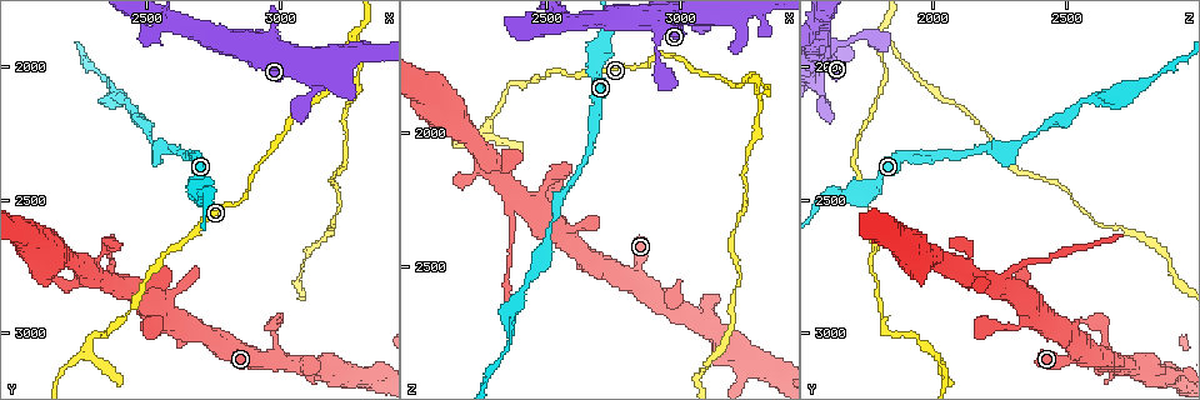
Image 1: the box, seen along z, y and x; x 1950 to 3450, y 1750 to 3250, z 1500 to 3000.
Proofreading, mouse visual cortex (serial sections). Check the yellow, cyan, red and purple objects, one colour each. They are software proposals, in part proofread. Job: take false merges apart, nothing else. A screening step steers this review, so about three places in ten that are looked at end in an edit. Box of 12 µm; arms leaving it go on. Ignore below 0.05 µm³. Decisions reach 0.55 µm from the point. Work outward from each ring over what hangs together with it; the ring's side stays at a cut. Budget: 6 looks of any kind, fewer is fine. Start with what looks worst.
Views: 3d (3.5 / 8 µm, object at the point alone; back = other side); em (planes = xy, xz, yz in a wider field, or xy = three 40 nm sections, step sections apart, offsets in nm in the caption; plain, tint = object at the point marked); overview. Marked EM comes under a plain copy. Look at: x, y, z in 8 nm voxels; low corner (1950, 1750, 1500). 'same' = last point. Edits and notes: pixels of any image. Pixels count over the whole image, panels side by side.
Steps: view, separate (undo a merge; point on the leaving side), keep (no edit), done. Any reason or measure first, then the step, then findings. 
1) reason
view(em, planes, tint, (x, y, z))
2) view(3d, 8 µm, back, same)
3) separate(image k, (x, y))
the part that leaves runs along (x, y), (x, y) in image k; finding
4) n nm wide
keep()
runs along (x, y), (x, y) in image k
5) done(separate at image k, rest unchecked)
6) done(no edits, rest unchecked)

arms part here
view(3d, 3.5 µm, (3270, 1900, 1810))

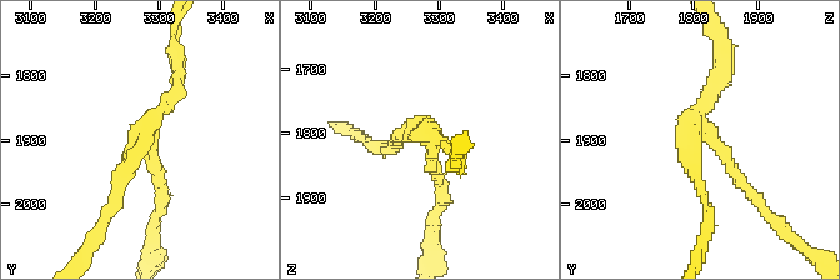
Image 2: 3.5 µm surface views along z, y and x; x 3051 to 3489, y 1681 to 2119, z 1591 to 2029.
3 arms; arms of 150, 150, 200 nm
view(em, xy, step 1, tint, (3280, 1895, 1805))

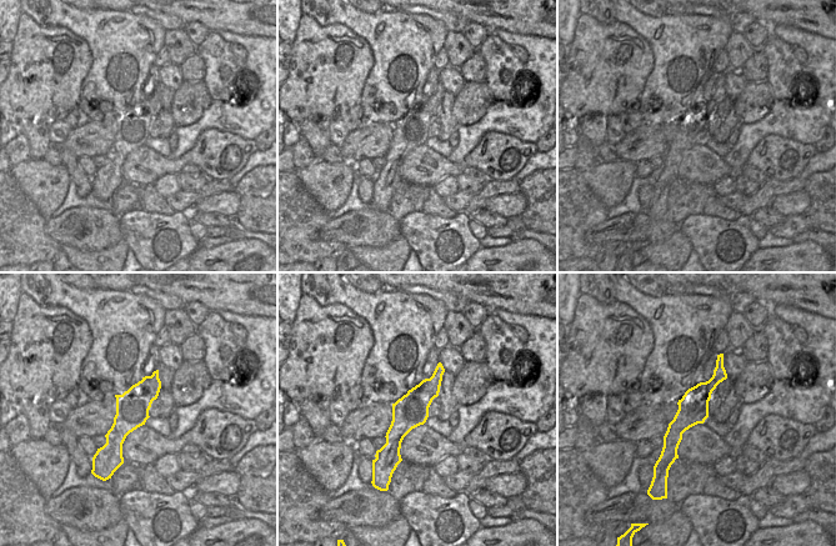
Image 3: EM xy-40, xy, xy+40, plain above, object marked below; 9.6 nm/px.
view(em, xy, step 2, tint, same)

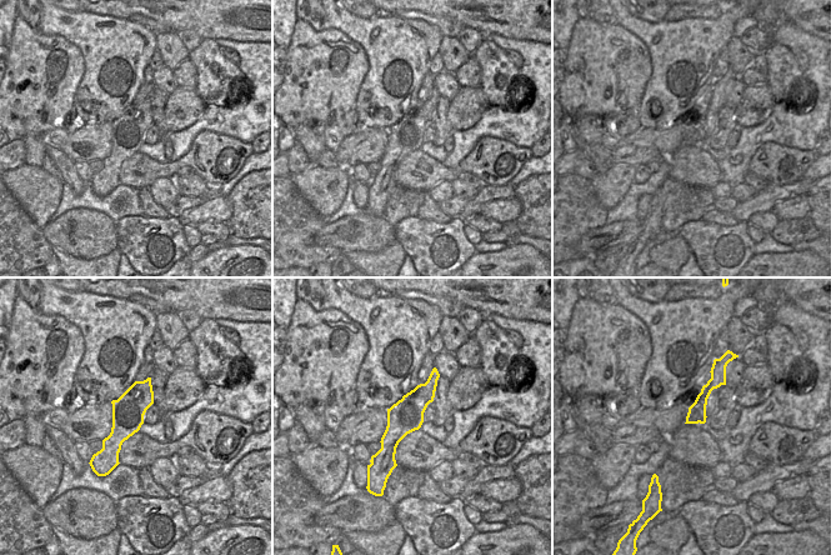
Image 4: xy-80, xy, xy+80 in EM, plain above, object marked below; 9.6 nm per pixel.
separate(image 2, (736, 173))
the part that leaves runs along (708, 138), (788, 234) in image 2; two cells meet here

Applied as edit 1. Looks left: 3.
side arm on a straight run
view(3d, 8 µm, (2850, 3080, 2560))

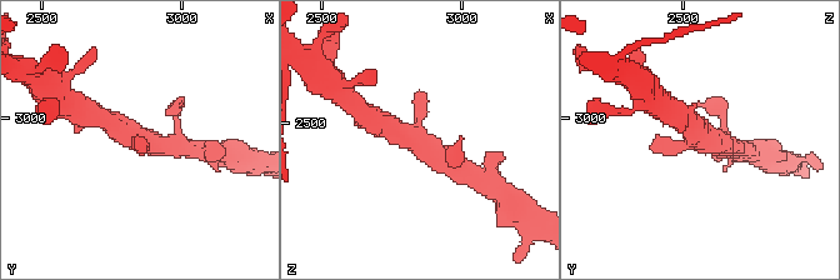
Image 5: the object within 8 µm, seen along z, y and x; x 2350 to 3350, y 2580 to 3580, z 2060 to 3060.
zoom in
view(3d, 3.5 µm, back, (2840, 3080, 2570))

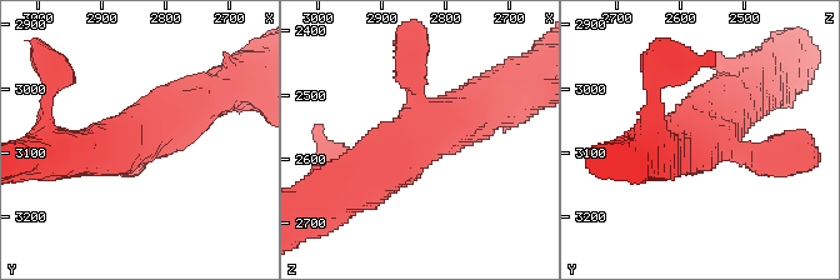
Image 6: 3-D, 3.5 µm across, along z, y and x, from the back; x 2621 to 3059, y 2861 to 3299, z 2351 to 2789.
3 arms; arms of 400, 600, 600 nm
view(em, planes, tint, (2840, 3080, 2565))

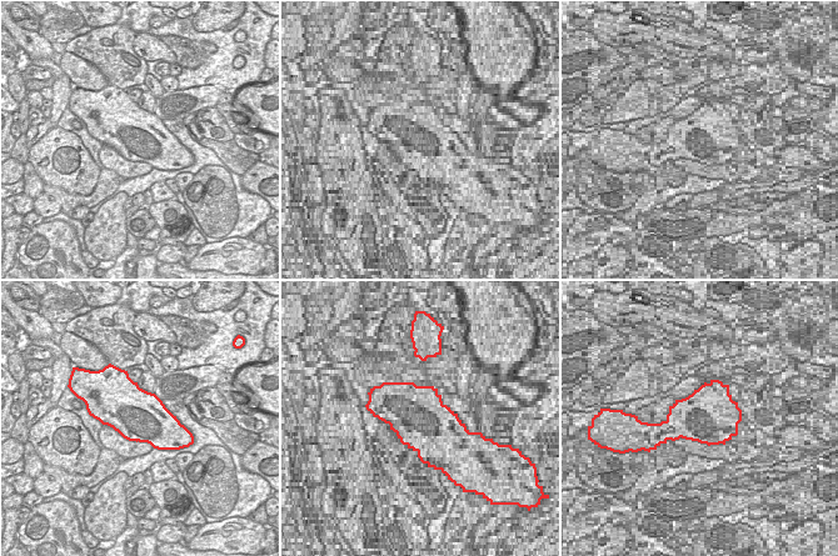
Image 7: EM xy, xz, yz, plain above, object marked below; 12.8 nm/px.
keep()
runs along (411, 74), (434, 119), (350, 183) in image 6; one cell here

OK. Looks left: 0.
done(separate at image 2, rest unchecked)

